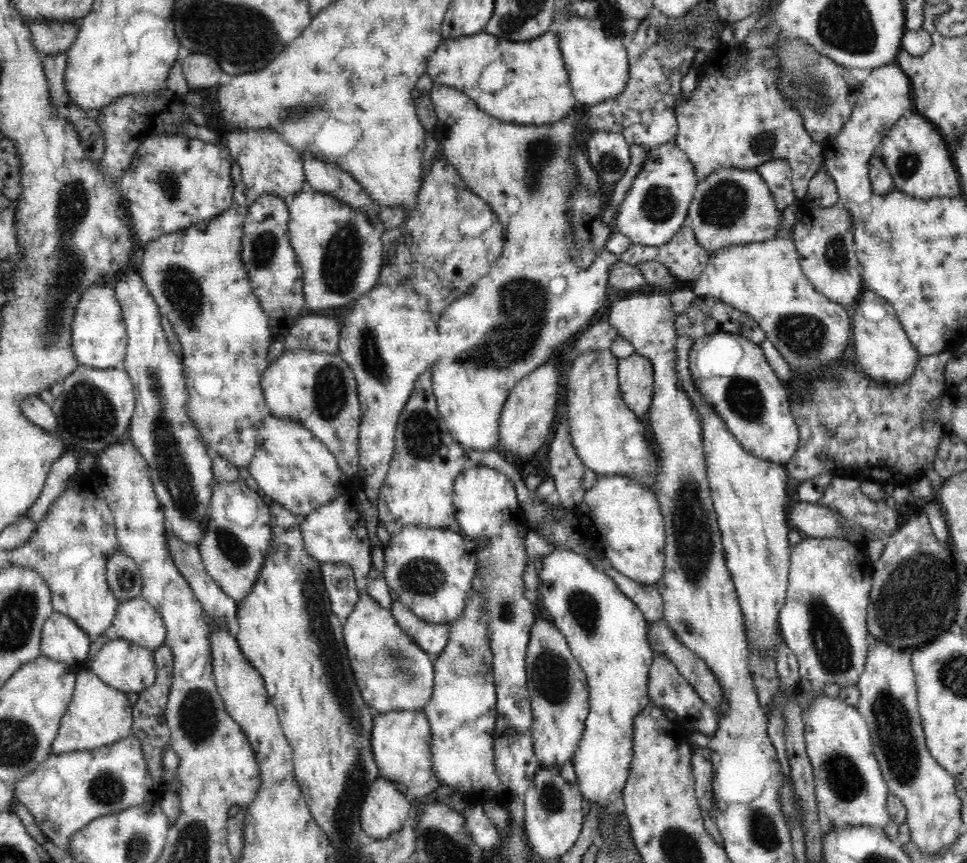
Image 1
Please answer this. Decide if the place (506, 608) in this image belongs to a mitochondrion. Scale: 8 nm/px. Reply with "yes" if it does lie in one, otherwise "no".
yes

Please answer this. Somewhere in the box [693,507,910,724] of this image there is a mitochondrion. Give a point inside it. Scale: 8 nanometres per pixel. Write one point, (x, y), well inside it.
(831, 642)

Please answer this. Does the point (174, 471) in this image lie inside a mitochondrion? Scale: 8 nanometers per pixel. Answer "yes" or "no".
yes

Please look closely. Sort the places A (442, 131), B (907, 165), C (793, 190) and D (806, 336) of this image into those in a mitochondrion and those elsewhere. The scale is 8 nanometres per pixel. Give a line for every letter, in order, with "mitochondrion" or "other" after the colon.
A: other
B: mitochondrion
C: other
D: mitochondrion

